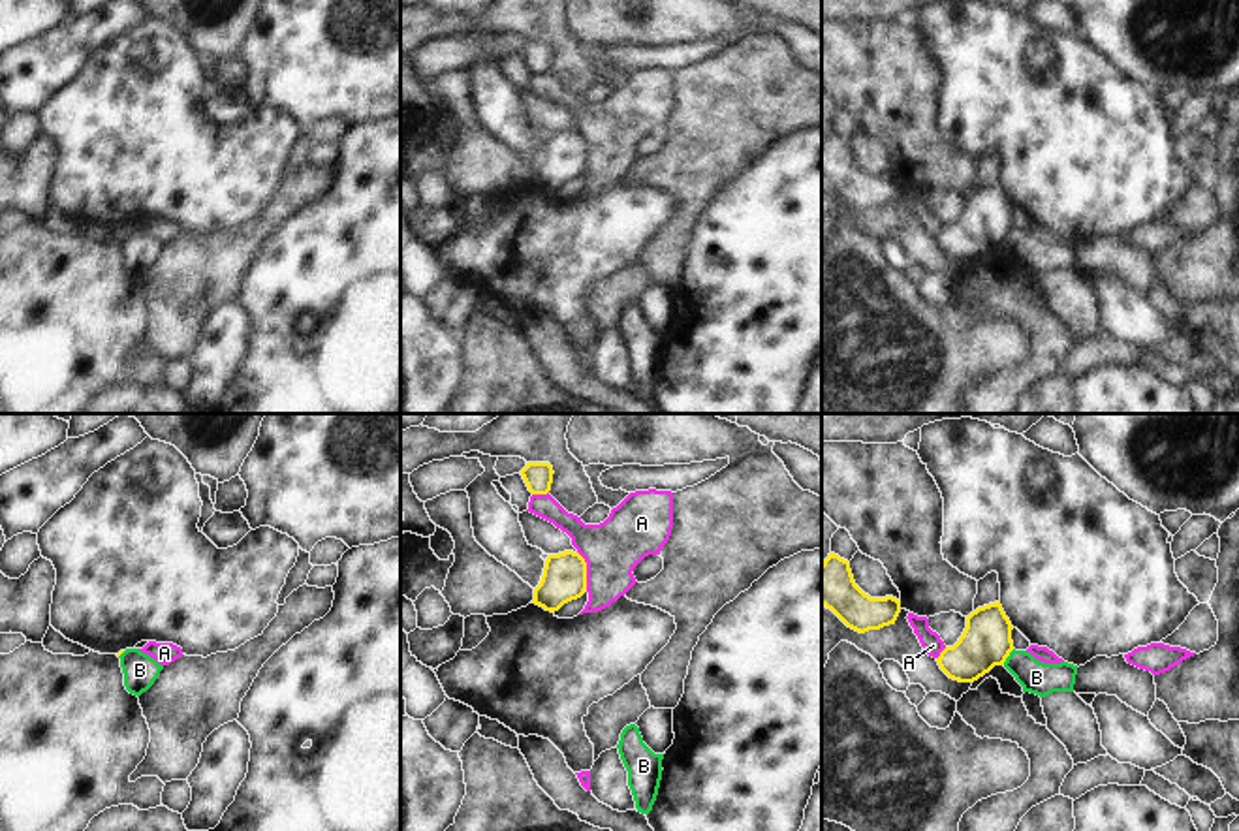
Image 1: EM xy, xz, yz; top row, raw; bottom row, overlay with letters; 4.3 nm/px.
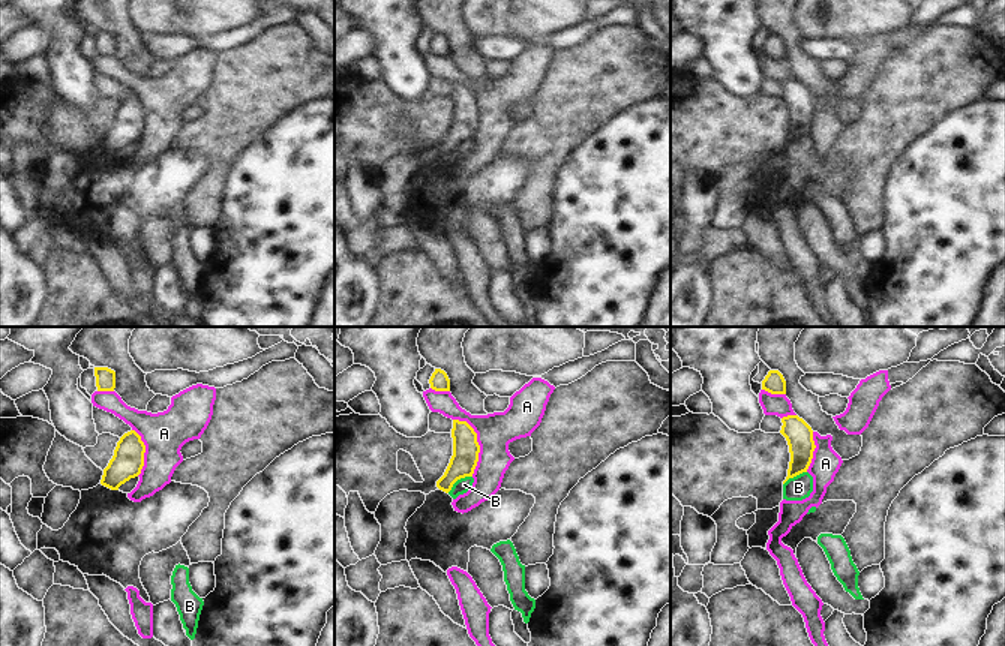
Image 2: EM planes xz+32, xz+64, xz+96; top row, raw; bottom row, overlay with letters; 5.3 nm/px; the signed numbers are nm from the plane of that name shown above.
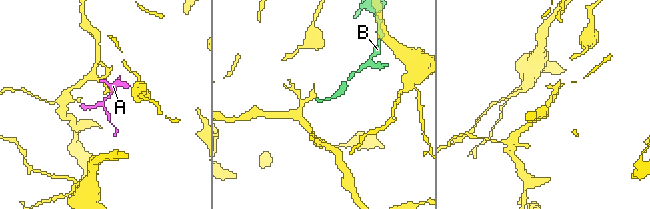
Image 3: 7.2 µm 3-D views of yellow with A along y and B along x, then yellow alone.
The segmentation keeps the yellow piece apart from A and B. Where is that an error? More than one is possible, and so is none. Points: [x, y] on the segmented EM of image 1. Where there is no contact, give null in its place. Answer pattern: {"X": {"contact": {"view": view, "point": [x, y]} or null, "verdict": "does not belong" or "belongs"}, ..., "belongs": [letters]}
{"A": {"contact": {"view": "xz", "point": [585, 570]}, "verdict": "does not belong"}, "B": {"contact": {"view": "yz", "point": [1008, 655]}, "verdict": "does not belong"}, "belongs": []}

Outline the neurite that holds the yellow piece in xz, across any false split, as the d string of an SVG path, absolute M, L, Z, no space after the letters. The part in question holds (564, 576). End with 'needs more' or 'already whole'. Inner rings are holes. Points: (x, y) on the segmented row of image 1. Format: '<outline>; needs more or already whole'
M564 551L549 555L540 585L534 588L532 604L545 611L558 611L564 604L577 600L587 590L587 562L579 553Z; already whole

